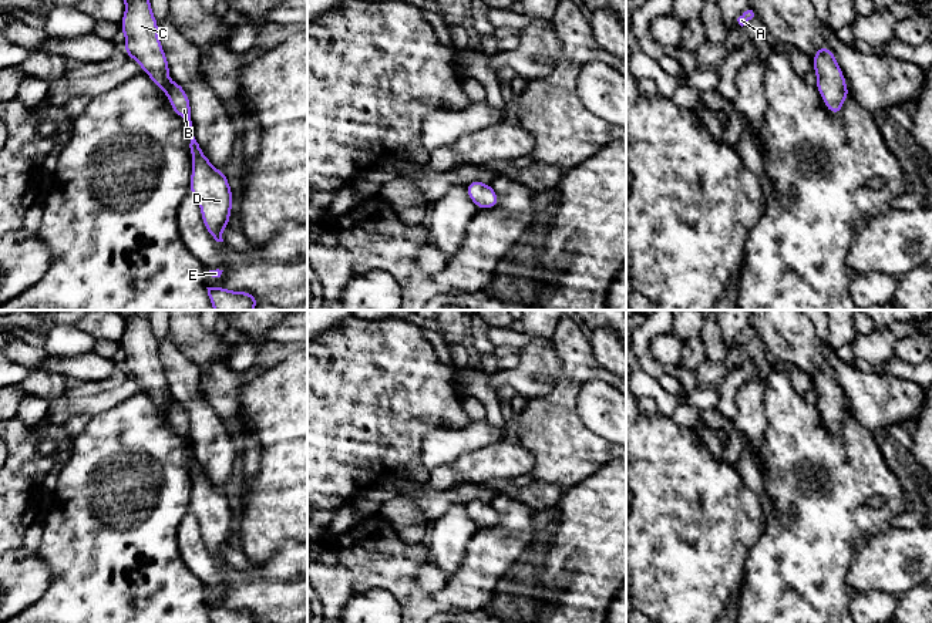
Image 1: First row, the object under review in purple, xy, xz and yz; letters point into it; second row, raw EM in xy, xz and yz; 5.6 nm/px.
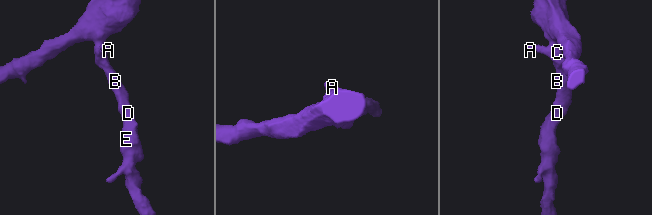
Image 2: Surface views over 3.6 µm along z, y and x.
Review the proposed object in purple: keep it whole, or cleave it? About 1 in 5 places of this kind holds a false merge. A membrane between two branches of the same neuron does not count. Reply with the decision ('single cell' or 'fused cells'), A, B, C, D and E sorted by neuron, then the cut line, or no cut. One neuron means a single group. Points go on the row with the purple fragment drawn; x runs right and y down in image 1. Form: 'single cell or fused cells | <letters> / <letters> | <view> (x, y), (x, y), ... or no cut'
single cell | A B C D E | no cut

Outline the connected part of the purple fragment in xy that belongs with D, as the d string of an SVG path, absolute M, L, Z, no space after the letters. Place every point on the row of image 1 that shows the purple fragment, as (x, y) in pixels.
M125 0L121 31L125 34L125 54L138 61L157 87L168 95L174 112L182 117L191 128L192 175L189 192L198 199L209 235L216 242L223 242L222 230L229 226L233 195L225 174L209 162L194 137L191 104L185 90L168 78L169 65L159 43L158 23L149 0Z

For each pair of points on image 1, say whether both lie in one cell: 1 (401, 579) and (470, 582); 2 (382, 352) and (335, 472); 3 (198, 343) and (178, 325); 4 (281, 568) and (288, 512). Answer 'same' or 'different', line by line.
1: same
2: same
3: same
4: different

